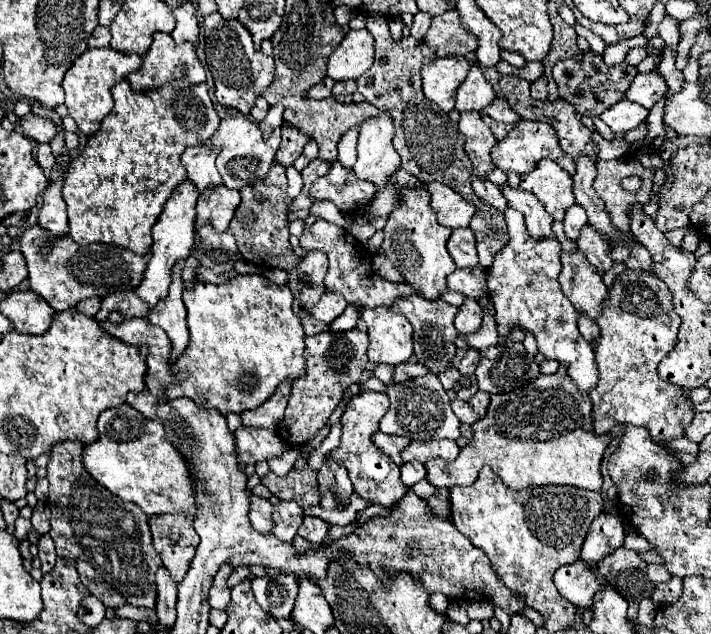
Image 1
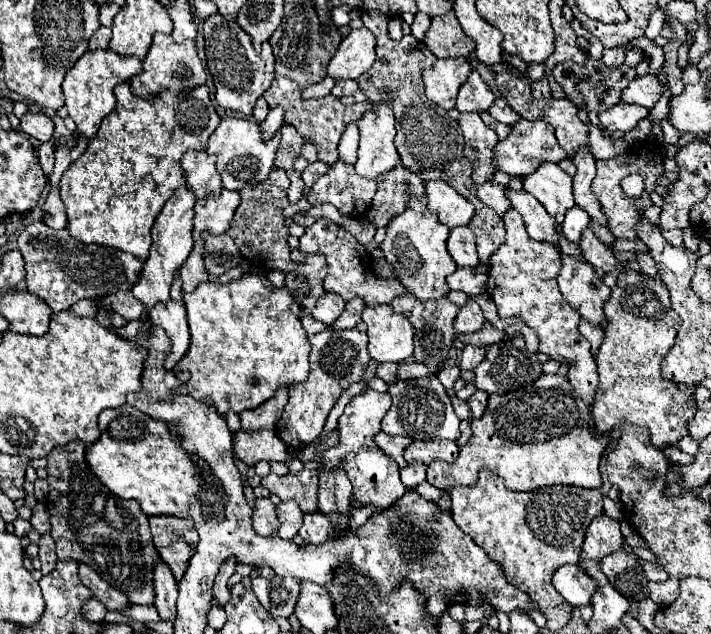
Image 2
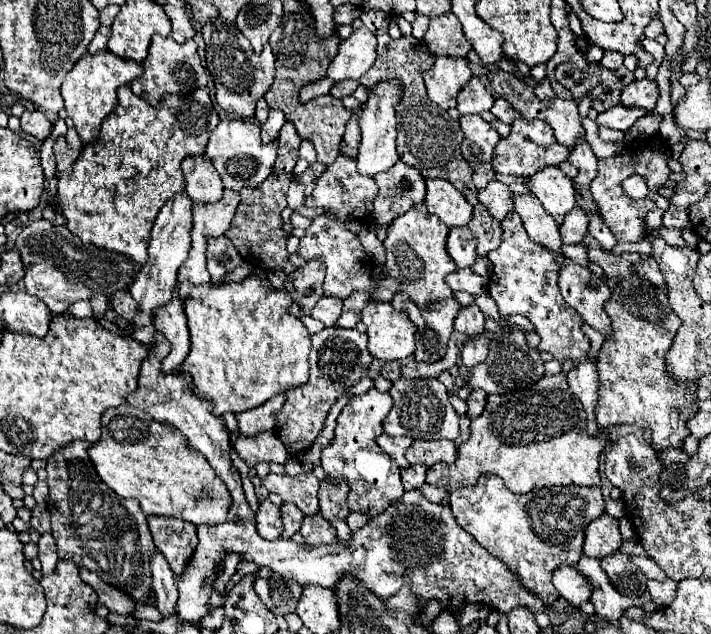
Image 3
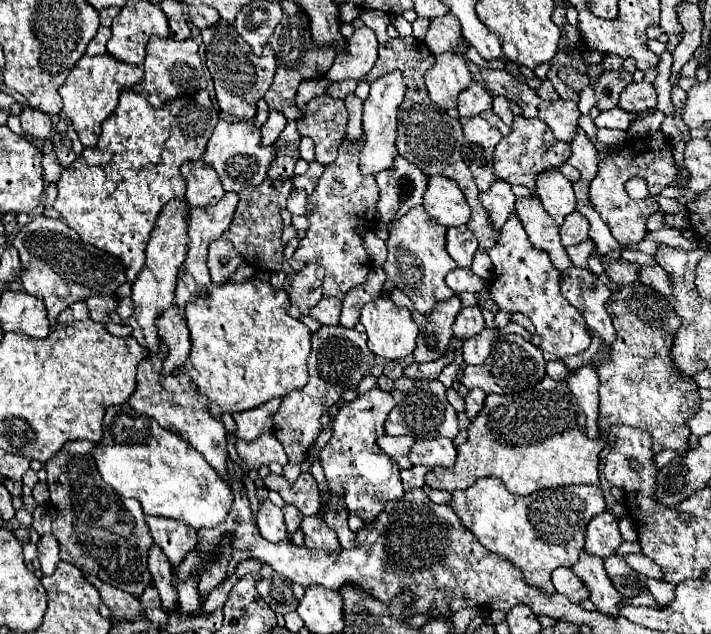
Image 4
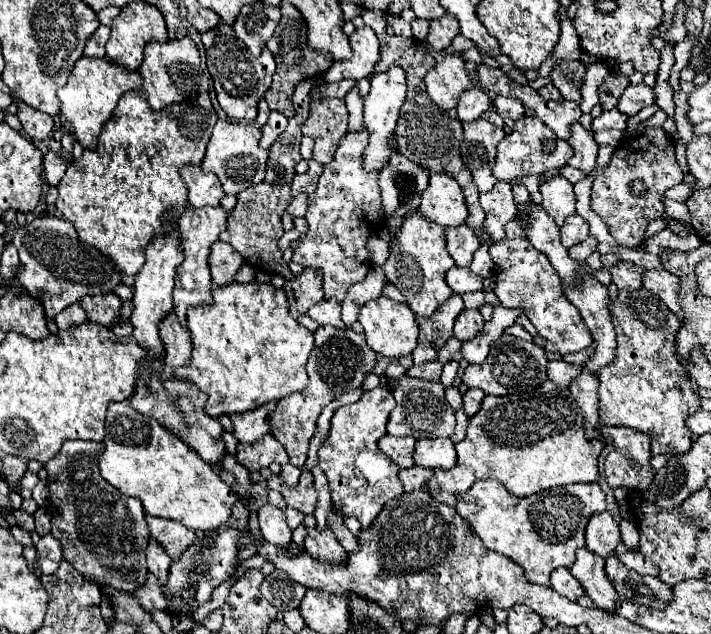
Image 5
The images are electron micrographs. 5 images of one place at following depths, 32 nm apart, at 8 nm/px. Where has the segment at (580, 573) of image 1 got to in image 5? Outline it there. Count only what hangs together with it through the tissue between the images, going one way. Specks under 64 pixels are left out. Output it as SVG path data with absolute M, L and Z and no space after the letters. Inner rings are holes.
M556 568L552 572L550 588L556 590L558 594L566 596L570 602L576 602L580 596L584 596L584 588L580 588L580 582L566 568Z

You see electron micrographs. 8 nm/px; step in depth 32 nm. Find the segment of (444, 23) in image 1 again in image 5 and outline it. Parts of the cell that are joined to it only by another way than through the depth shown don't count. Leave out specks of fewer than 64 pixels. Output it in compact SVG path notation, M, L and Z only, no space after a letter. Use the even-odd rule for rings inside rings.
M444 14L442 18L430 22L430 32L428 32L426 40L430 42L430 46L432 46L434 50L442 50L442 48L450 46L450 42L454 40L454 36L456 36L458 32L460 32L460 30L458 30L456 18L450 16L450 14Z

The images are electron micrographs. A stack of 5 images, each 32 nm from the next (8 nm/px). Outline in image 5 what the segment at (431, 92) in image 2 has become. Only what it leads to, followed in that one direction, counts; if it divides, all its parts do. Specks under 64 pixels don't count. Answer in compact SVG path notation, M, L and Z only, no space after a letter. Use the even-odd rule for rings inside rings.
M419 41L420 46L435 58L436 68L424 76L424 84L428 96L442 110L456 108L462 92L472 88L472 80L464 70L464 60L456 54L439 54L425 41Z

